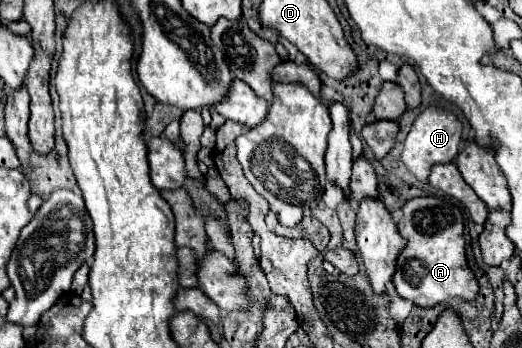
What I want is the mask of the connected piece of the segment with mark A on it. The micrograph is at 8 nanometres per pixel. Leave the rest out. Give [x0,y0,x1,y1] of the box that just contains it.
[392,197,478,307]

